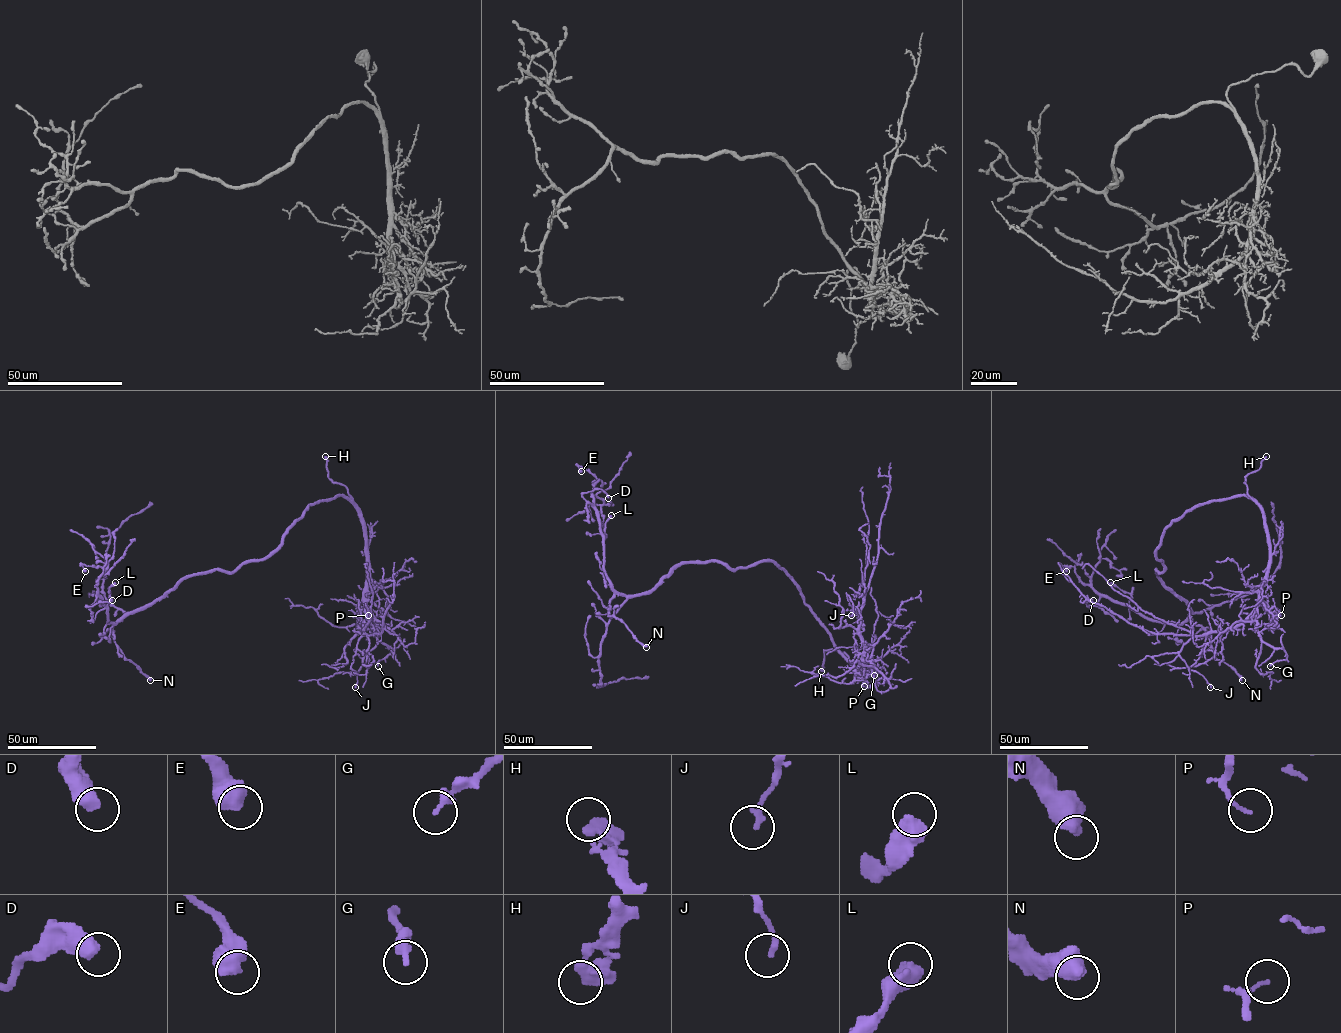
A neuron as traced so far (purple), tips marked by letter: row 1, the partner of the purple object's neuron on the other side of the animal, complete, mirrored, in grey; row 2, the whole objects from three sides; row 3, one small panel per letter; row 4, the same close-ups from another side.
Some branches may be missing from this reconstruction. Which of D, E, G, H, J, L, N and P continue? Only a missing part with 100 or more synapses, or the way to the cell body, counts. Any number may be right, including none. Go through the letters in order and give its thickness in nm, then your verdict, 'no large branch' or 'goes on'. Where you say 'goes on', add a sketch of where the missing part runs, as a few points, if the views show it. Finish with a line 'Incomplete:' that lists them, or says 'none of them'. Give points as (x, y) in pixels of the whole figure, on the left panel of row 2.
D: calibre 600 nm; no large branch
E: calibre 700 nm; no large branch
G: calibre 240 nm; no large branch
H: calibre 240 nm; goes on; course (325, 456), (333, 453), (339, 432)
J: calibre 180 nm; no large branch
L: calibre 550 nm; no large branch
N: calibre 550 nm; no large branch
P: calibre 80 nm; no large branch
Incomplete: H

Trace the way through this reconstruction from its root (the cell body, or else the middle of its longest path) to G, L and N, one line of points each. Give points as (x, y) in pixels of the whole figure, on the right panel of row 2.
G: (1187, 511), (1242, 495), (1259, 507), (1269, 563), (1256, 609), (1257, 633), (1287, 654), (1270, 666)
L: (1187, 511), (1156, 550), (1164, 566), (1157, 577), (1190, 607), (1184, 622), (1145, 617), (1110, 582)
N: (1187, 511), (1165, 530), (1156, 576), (1242, 680)

